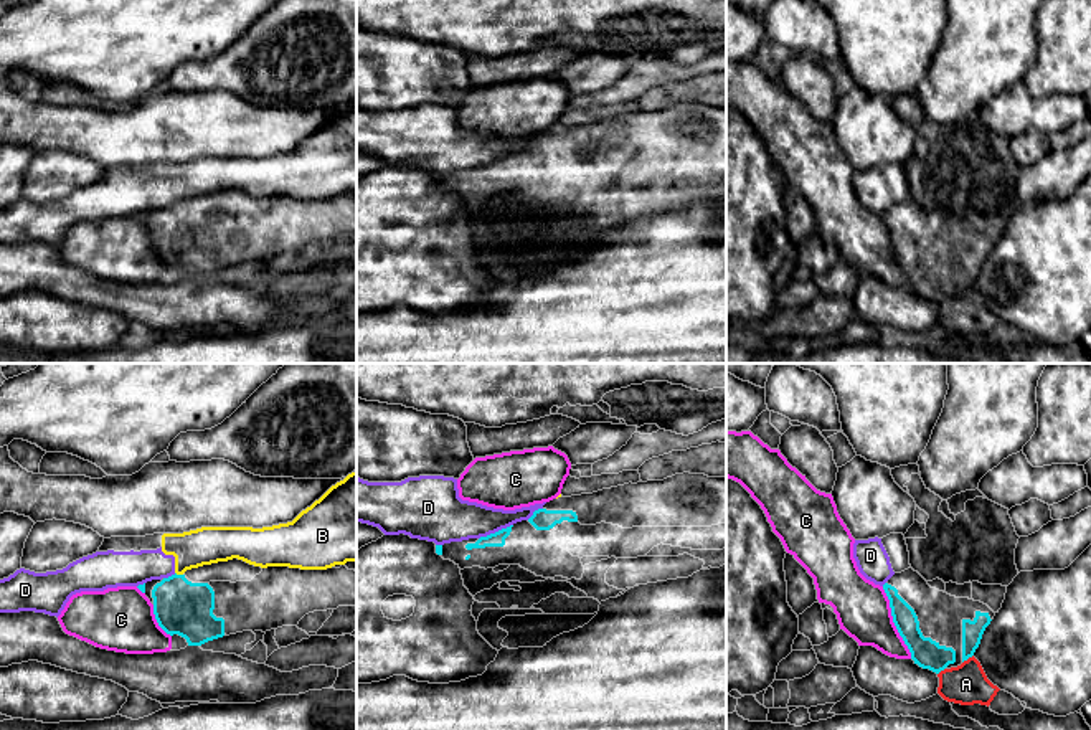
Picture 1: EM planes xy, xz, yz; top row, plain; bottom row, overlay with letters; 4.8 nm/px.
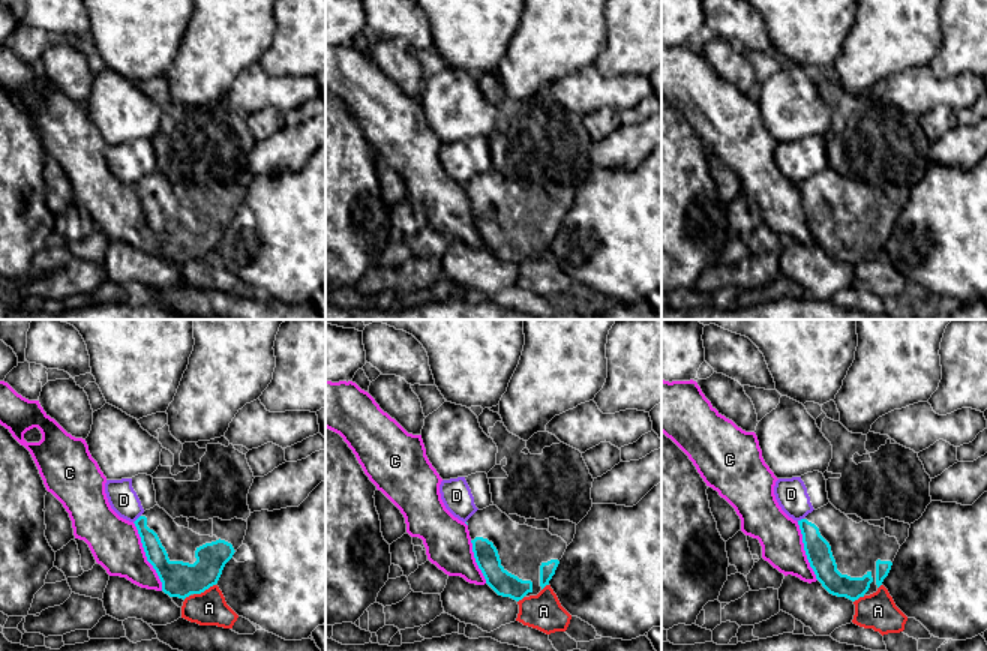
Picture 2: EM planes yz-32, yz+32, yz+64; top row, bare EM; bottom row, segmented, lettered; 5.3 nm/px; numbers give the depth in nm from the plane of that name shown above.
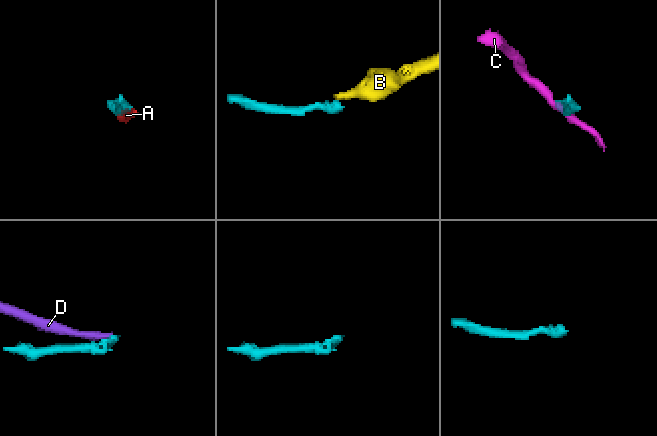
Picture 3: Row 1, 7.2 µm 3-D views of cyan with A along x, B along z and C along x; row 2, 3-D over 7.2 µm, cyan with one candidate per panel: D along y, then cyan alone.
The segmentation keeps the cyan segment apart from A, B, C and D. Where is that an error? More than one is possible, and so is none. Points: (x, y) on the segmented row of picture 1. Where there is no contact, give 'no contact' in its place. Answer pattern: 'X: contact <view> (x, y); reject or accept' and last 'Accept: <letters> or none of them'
A: contact yz (968, 658); reject
B: contact xy (179, 575); reject
C: contact yz (893, 621); reject
D: contact xz (495, 532); reject
Accept: none of them

